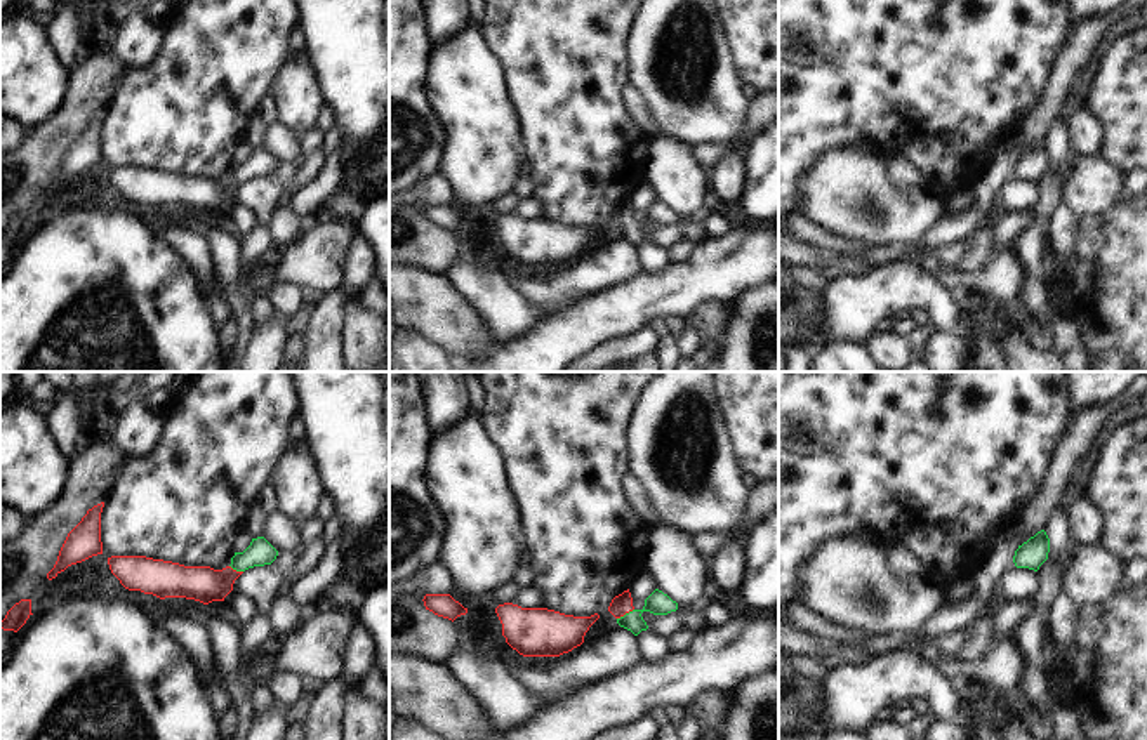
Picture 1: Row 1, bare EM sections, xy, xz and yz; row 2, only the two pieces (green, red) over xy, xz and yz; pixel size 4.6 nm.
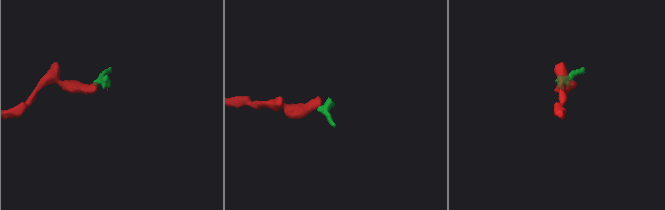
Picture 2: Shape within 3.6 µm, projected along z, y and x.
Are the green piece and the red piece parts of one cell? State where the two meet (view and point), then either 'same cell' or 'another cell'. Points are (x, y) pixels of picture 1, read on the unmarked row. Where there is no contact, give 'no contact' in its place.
meets green in xz at (626, 224); same cell

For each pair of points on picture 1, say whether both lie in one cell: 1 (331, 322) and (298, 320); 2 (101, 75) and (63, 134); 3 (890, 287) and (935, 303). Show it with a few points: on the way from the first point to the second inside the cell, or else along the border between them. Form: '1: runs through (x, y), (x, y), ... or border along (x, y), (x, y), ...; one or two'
1: border along (317, 304), (304, 334); two
2: runs through (89, 89), (70, 120); one
3: runs through (901, 287), (916, 287), (925, 292); one

